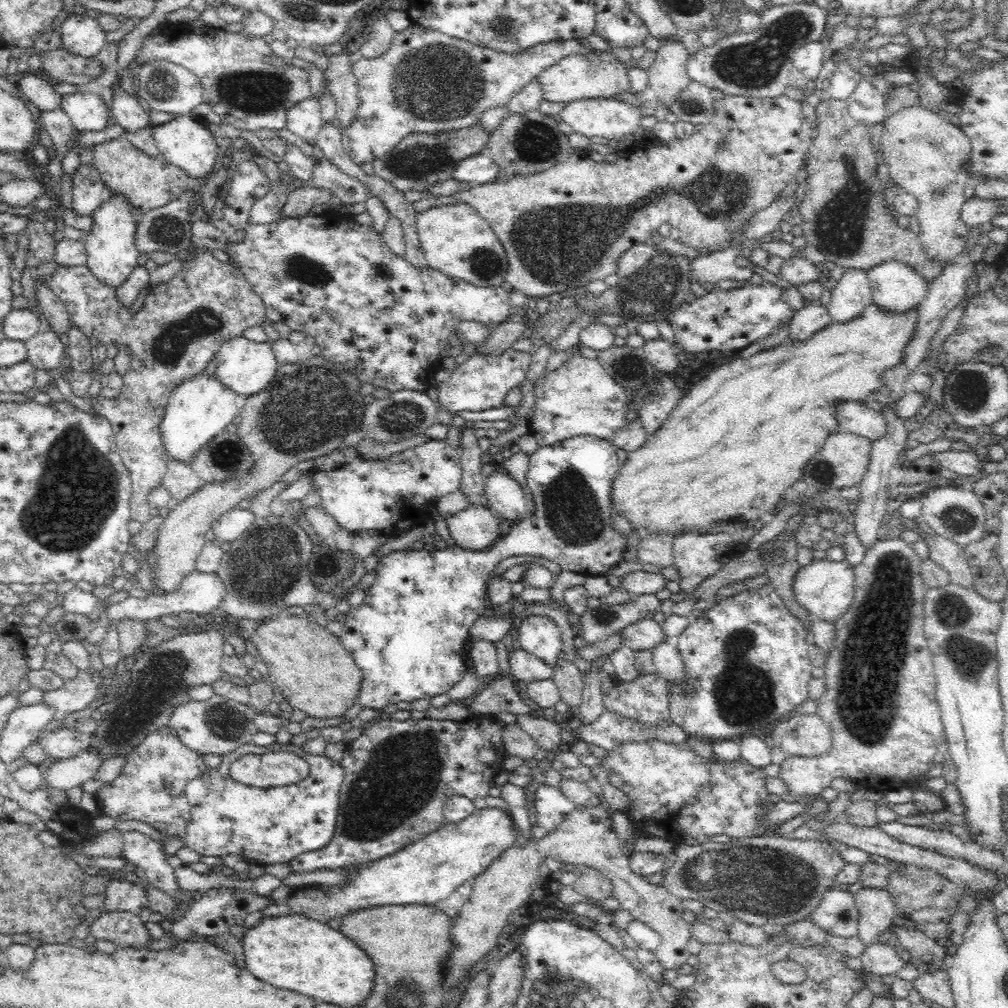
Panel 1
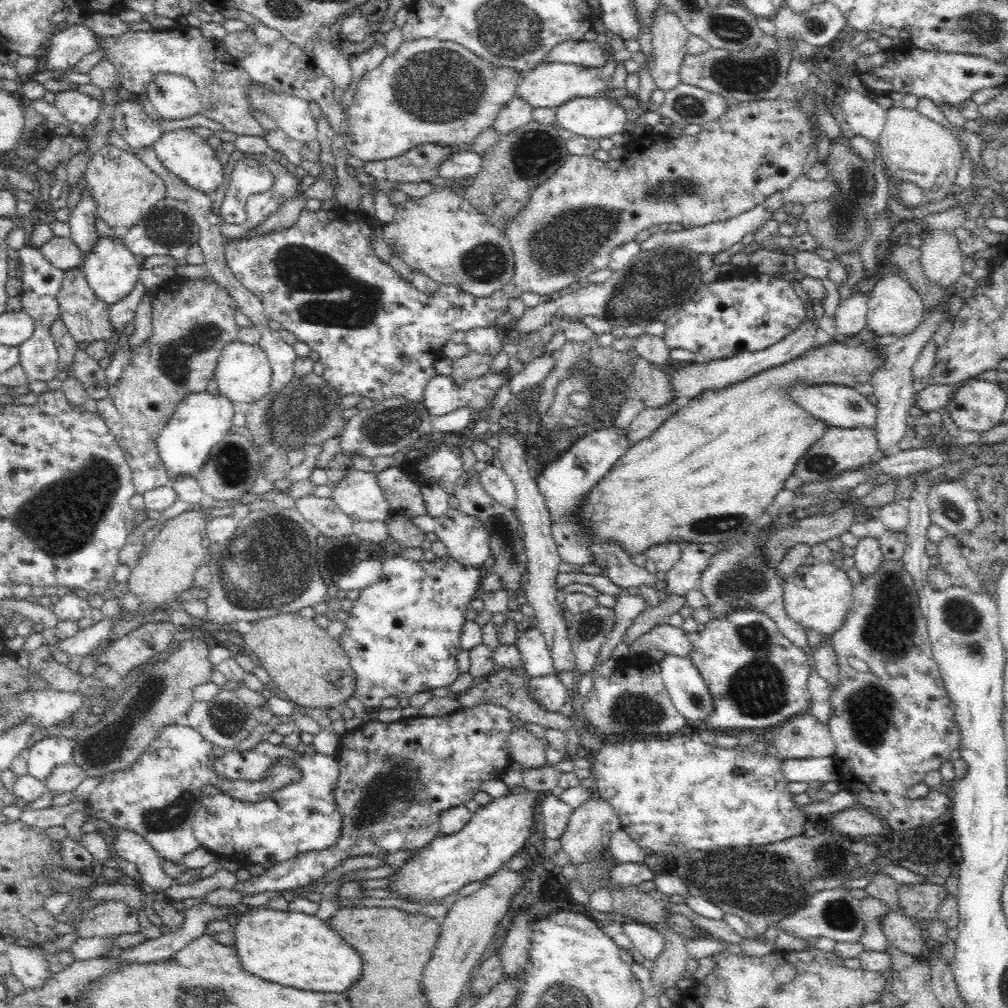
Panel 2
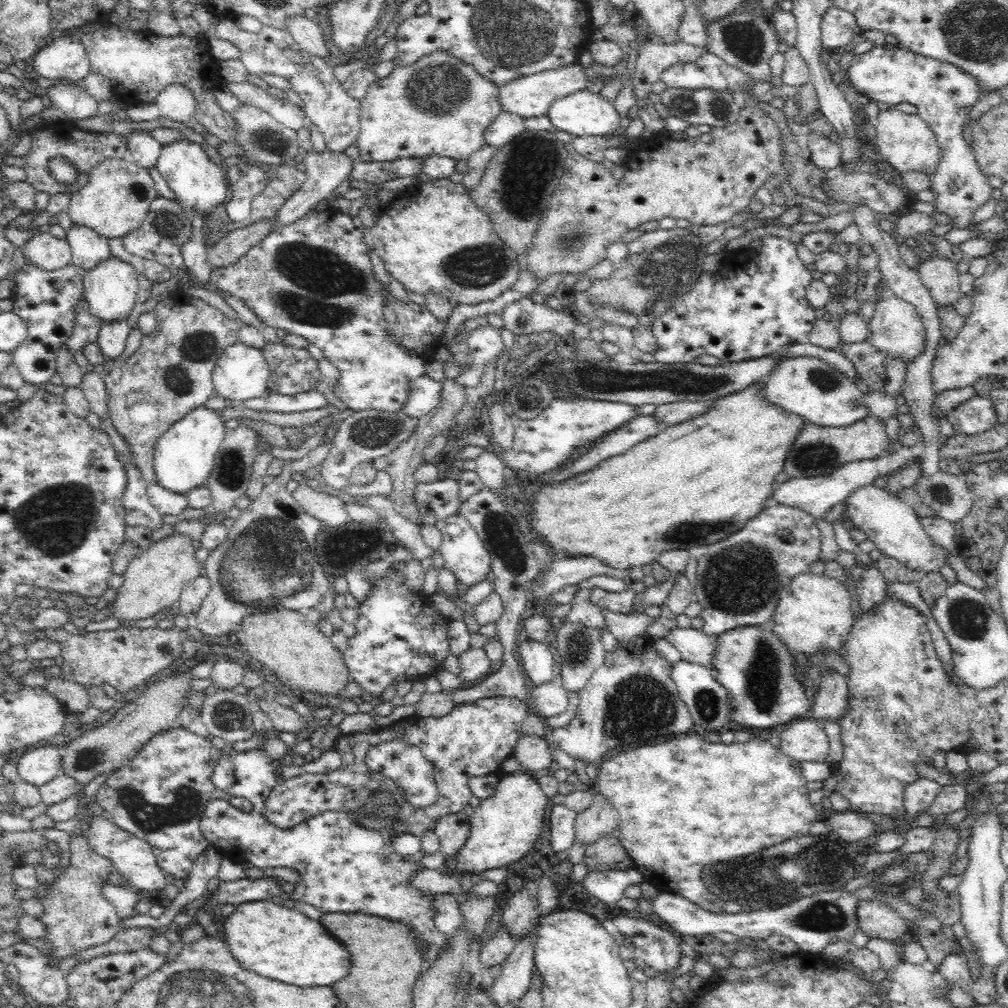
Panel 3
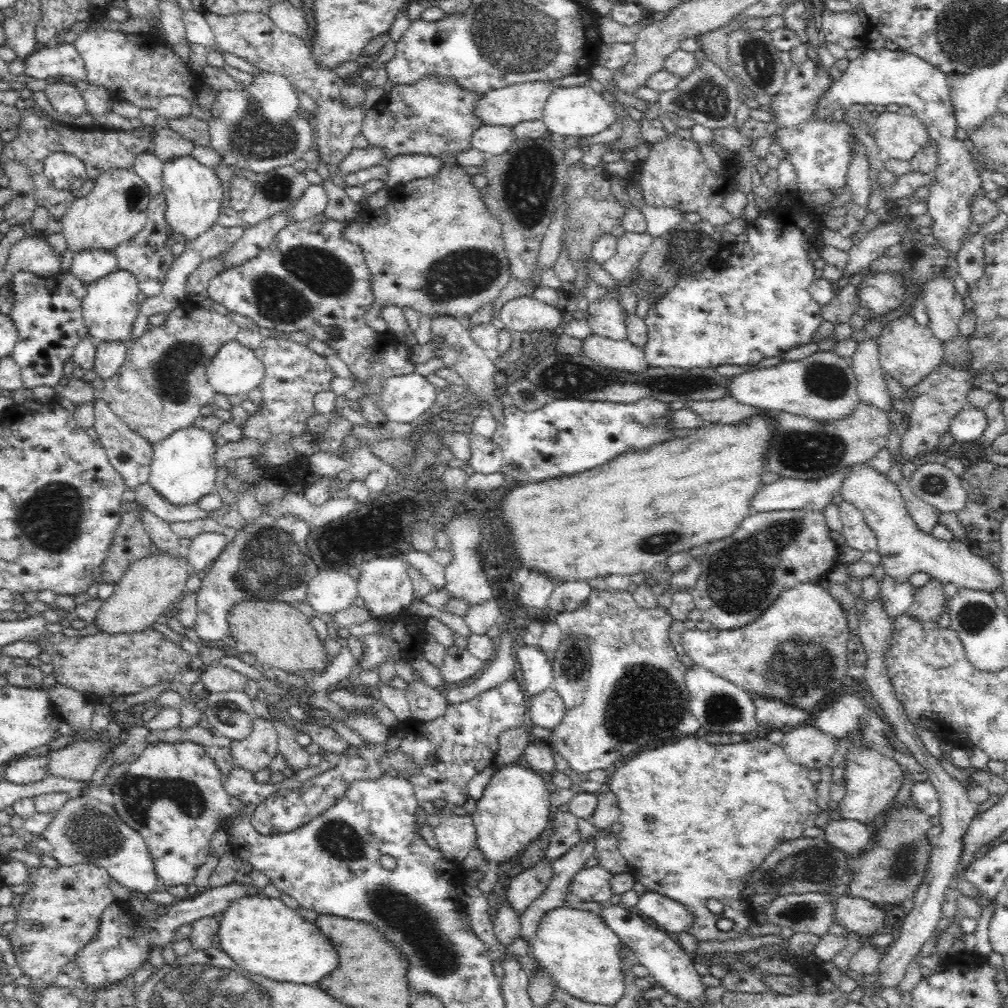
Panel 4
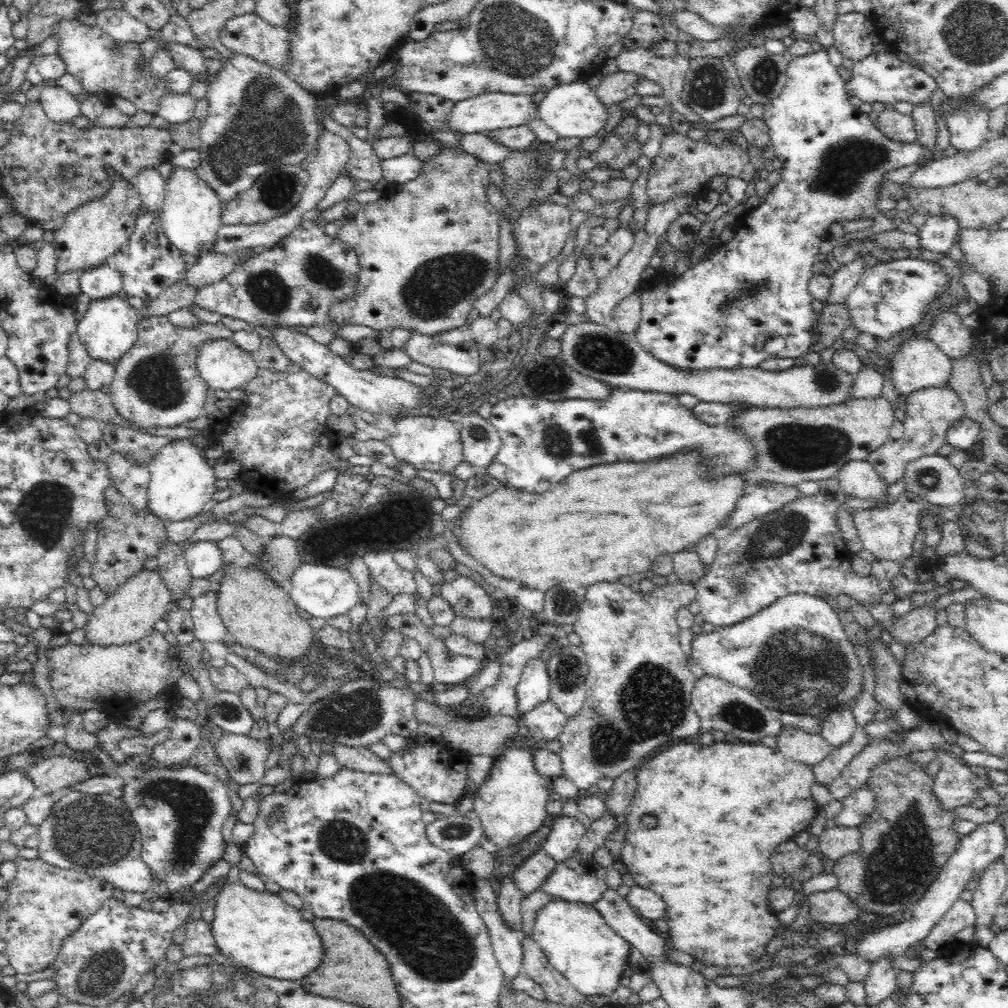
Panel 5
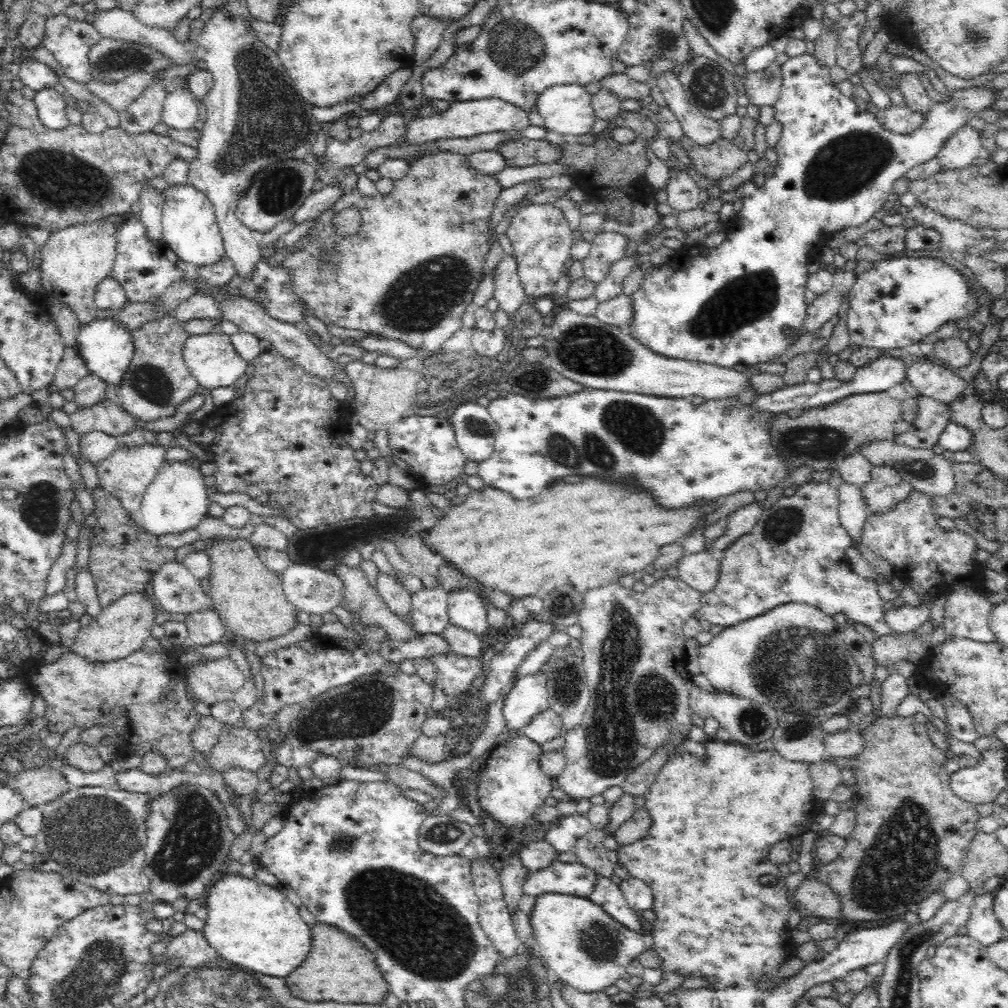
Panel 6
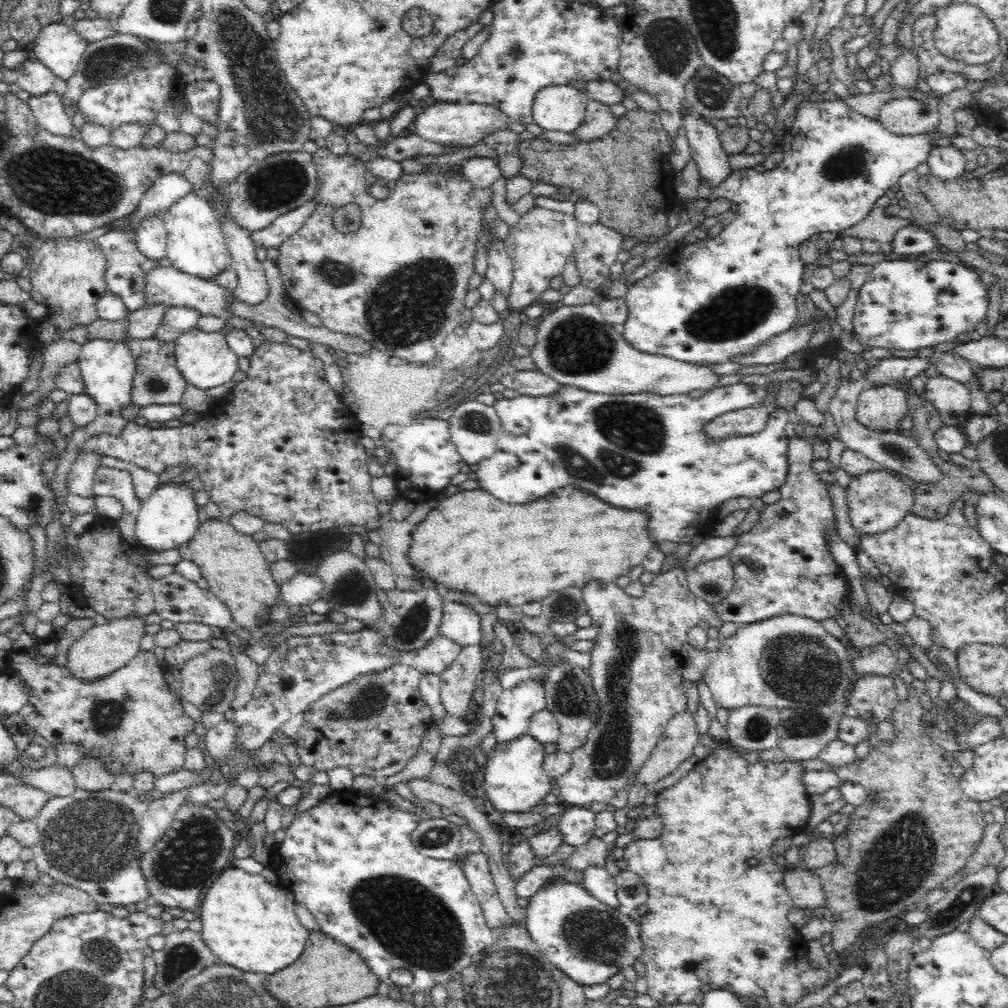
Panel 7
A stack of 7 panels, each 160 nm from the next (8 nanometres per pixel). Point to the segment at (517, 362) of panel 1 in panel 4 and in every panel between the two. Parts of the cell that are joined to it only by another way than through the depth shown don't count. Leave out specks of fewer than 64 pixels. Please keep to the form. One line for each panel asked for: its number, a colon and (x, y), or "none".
2: (442, 396)
3: (426, 394)
4: (406, 398)

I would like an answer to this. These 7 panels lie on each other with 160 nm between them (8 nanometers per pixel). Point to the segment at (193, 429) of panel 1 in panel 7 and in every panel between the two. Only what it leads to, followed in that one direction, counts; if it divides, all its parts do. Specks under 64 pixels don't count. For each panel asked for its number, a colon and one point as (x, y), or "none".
2: (201, 419)
3: (184, 456)
4: (183, 468)
5: (181, 483)
6: (177, 499)
7: (169, 516)

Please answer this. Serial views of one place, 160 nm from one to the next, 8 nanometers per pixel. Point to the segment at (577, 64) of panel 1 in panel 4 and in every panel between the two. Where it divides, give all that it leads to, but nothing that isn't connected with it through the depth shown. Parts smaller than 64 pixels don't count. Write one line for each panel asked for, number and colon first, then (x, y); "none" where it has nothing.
2: (547, 85)
3: (527, 96)
4: (507, 106)

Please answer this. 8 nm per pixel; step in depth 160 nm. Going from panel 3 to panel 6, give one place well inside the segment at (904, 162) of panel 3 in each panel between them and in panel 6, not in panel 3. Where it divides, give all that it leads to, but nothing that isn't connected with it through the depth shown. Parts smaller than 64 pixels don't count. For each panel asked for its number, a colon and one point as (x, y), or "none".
4: (902, 137)
5: (896, 125)
6: (903, 121)

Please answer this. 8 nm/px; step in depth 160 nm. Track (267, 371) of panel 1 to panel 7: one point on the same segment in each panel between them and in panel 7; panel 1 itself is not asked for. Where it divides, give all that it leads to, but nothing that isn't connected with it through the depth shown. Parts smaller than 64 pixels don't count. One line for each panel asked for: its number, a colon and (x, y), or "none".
2: (243, 373)
3: (242, 373)
4: (235, 370)
5: (224, 366)
6: (211, 358)
7: (205, 360)

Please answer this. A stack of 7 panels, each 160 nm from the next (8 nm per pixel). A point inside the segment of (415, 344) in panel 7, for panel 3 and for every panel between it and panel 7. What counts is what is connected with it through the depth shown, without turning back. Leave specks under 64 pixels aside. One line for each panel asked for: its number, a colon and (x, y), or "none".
3: (433, 238)
4: (435, 246)
5: (428, 248)
6: (408, 274)

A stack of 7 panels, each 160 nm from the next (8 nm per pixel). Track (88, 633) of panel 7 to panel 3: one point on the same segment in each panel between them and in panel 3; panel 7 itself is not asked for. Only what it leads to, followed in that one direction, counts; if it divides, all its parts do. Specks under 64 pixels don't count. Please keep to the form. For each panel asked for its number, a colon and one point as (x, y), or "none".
3: (153, 582)
4: (152, 585)
5: (128, 614)
6: (122, 627)

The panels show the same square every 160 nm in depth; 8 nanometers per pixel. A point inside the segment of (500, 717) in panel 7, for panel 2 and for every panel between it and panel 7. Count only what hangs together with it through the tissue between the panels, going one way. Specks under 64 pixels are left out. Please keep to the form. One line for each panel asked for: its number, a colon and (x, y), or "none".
2: (532, 645)
3: (537, 660)
4: (537, 670)
5: (535, 684)
6: (528, 696)

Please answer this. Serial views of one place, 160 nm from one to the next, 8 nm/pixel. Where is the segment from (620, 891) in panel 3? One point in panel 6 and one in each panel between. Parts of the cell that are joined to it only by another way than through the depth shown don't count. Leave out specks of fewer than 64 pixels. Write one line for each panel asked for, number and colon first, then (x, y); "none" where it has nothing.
4: (594, 884)
5: (572, 881)
6: (572, 879)

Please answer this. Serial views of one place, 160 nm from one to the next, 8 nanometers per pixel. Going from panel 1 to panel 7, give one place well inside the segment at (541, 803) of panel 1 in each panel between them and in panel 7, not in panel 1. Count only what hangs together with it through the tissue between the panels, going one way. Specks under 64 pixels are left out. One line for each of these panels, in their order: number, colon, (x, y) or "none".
2: (556, 814)
3: (562, 820)
4: (565, 836)
5: (566, 833)
6: (564, 834)
7: (576, 826)

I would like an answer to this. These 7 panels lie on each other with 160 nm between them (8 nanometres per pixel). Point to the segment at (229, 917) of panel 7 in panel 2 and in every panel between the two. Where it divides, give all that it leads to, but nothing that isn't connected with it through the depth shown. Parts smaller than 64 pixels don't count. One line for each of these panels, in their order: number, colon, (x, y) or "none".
2: (294, 949)
3: (276, 942)
4: (263, 935)
5: (257, 929)
6: (250, 924)

